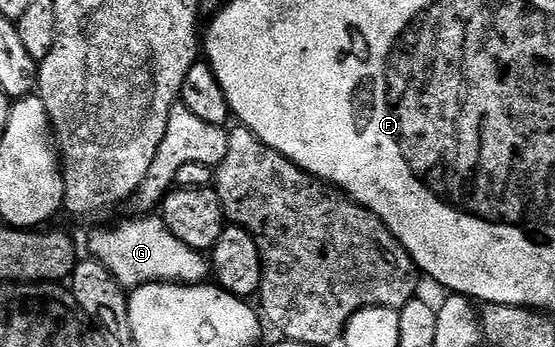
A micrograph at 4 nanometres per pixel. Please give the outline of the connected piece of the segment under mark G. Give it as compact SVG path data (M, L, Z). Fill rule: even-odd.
M136 217L133 223L124 223L114 231L102 231L89 241L93 256L104 264L121 287L135 289L146 283L178 283L200 285L209 278L210 263L201 252L187 247L164 224L160 217ZM156 218L156 219L152 219Z

